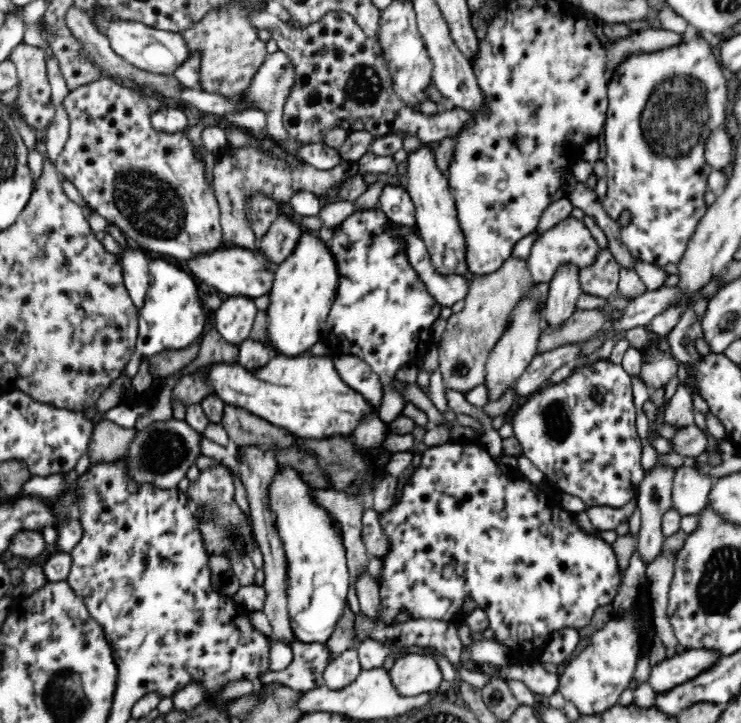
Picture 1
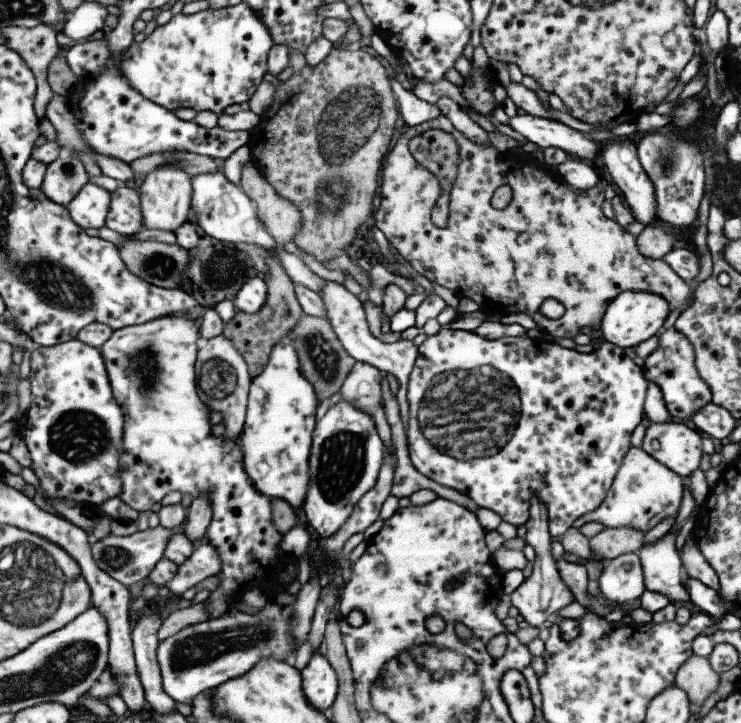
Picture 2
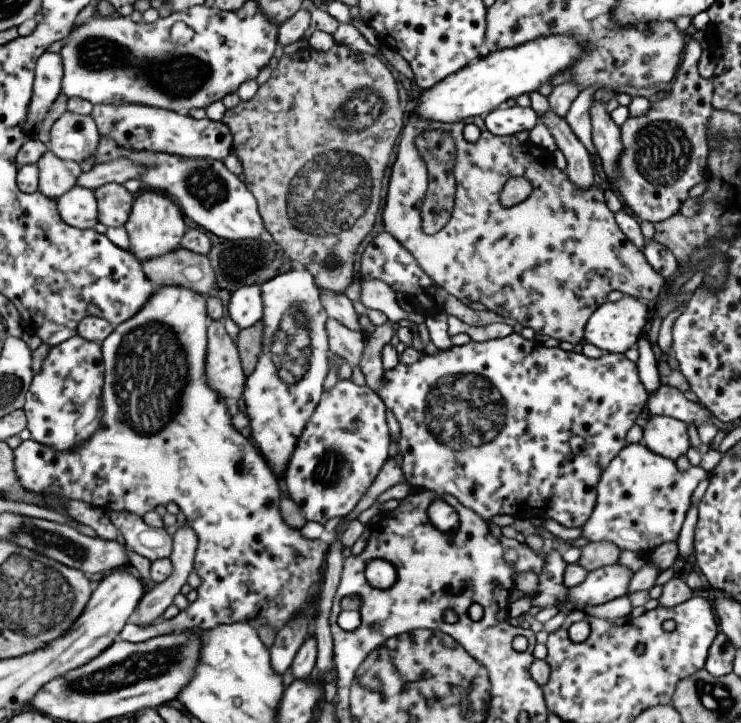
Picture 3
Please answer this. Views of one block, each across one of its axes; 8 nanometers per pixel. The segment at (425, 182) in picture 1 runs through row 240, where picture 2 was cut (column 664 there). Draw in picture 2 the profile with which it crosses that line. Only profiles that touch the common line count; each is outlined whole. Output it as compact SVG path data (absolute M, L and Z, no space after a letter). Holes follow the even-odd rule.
M667 421L666 423L651 423L644 432L641 448L663 466L678 474L681 478L687 477L699 466L701 460L701 438L703 435L696 429L688 428L681 421Z

